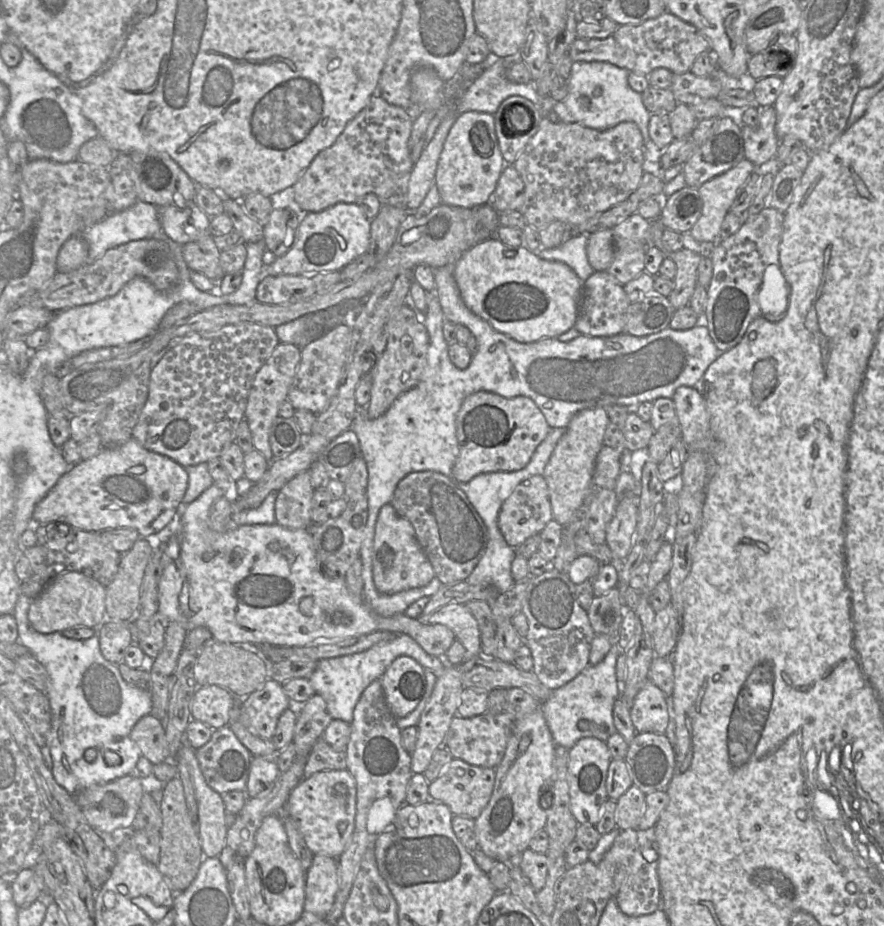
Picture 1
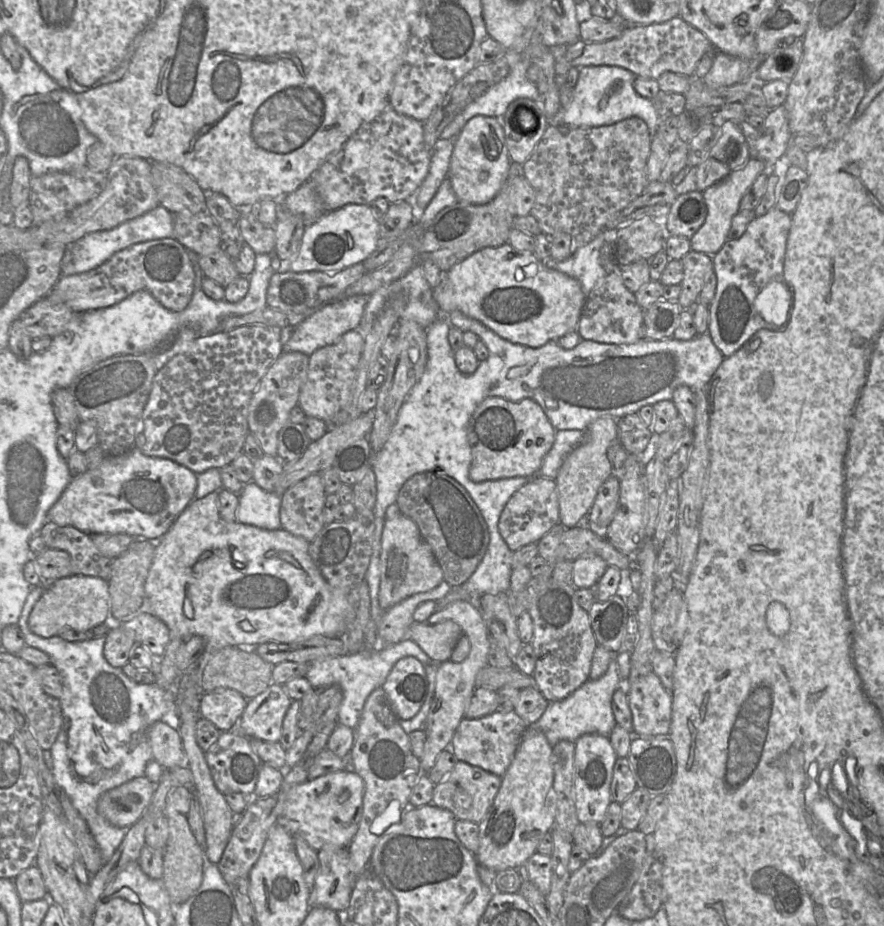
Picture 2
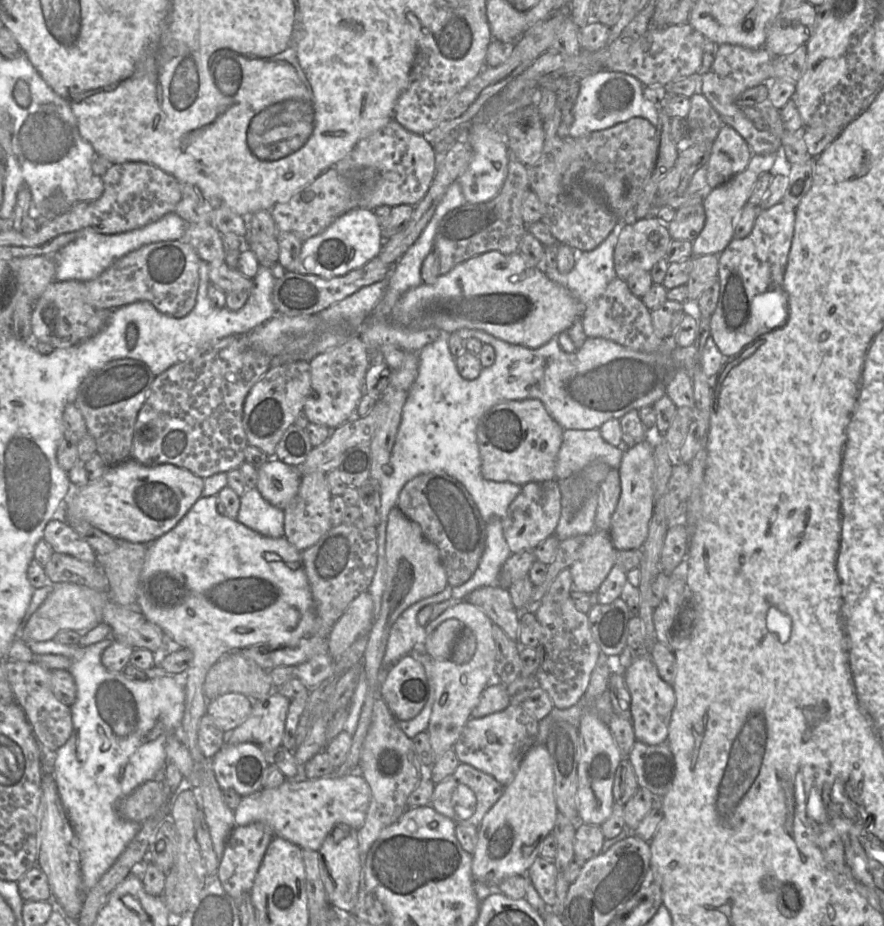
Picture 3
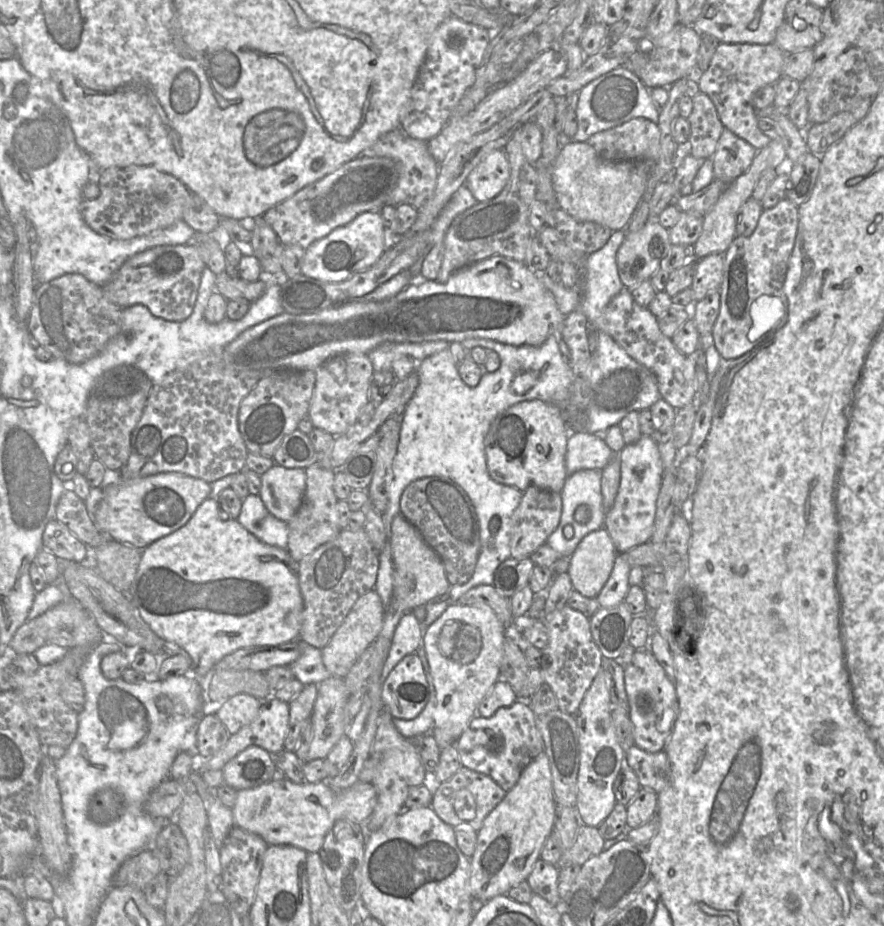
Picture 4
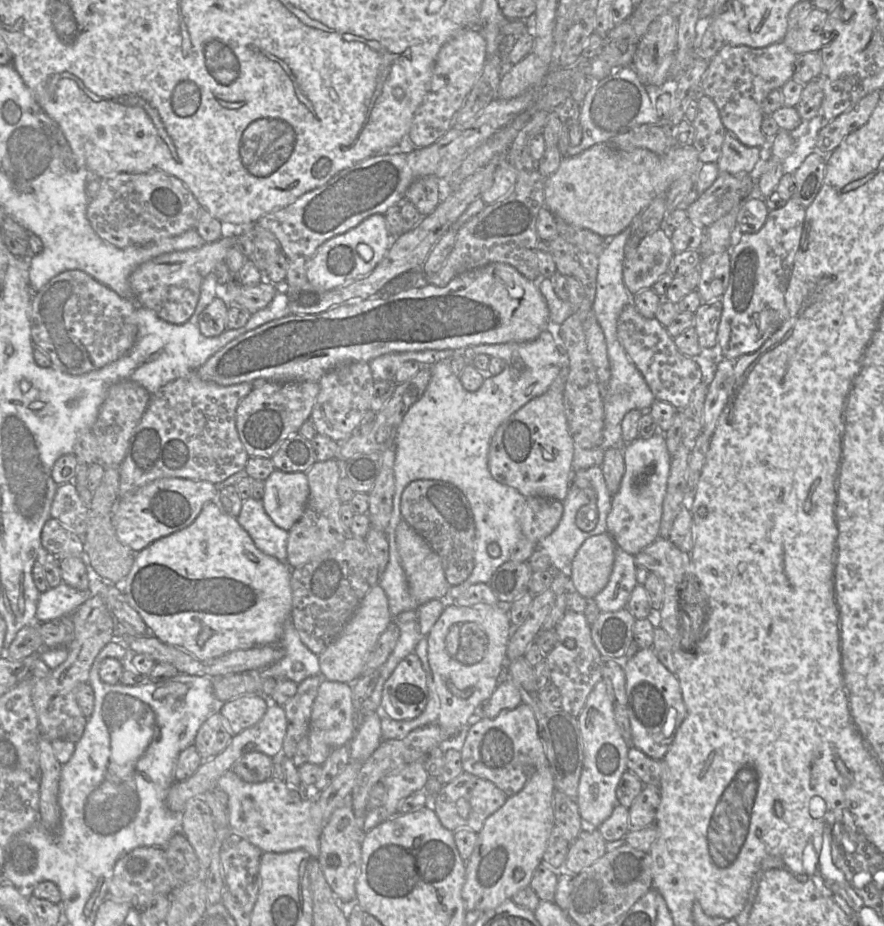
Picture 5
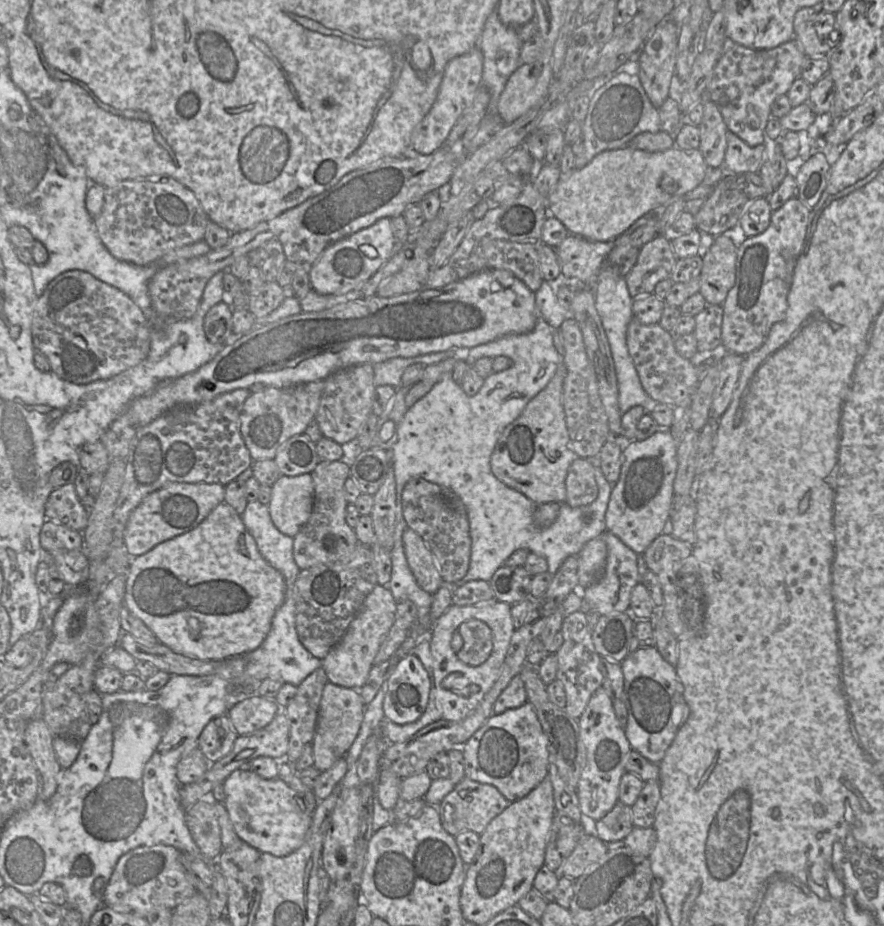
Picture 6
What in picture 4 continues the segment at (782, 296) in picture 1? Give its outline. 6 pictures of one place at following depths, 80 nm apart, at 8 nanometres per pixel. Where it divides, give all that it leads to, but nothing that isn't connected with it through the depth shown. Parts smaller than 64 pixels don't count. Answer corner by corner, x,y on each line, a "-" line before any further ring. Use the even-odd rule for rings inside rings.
762,295
753,302
750,314
753,324
748,338
753,342
761,342
772,333
771,329
783,321
785,303
779,297

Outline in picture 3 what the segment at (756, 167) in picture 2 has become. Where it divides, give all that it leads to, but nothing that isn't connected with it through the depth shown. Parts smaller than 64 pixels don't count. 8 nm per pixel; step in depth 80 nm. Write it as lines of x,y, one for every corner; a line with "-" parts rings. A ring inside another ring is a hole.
753,154
747,167
724,184
704,193
703,207
705,224
699,235
692,242
693,256
719,255
734,238
735,222
743,207
748,203
759,176
769,172
774,166
778,154

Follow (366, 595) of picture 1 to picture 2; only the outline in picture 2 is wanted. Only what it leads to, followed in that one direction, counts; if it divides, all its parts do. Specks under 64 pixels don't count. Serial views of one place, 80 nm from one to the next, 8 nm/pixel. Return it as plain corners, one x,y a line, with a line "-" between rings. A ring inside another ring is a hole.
377,518
377,522
375,525
375,531
373,535
373,548
372,548
372,556
371,556
371,568
370,572
367,571
366,582
368,584
369,596
370,596
370,614
372,620
376,623
378,630
378,638
379,638
379,646
387,646
399,643
400,641
407,638
408,628
414,621
413,613
419,604
425,601
438,601
444,598
449,591
451,590
451,586
442,581
437,587
433,588
427,592
421,592
414,594
400,603
394,605
388,610
381,610
379,605
379,588
380,588
380,552
381,552
381,537
383,531
383,520
381,518

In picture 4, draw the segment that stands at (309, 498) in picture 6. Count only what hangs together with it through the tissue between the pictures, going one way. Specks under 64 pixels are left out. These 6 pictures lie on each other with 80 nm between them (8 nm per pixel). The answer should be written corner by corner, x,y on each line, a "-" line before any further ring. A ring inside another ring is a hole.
275,463
261,475
259,495
273,516
288,522
302,504
305,489
303,468
285,468

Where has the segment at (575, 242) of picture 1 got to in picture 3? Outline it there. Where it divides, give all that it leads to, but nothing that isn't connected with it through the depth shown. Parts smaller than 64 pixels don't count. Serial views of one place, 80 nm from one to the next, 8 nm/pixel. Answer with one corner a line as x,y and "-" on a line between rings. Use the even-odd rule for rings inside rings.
617,228
594,250
578,252
575,265
567,274
543,264
538,267
550,280
567,288
585,307
600,297
609,283
616,278
613,255
618,235

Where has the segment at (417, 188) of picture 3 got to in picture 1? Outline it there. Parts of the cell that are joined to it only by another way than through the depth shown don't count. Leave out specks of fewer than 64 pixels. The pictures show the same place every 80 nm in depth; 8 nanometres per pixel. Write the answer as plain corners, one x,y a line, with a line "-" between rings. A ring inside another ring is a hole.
377,90
336,141
316,155
291,187
295,206
301,213
320,212
340,202
358,203
367,193
374,193
382,202
393,196
404,199
414,167
408,146
413,118
402,107
386,102

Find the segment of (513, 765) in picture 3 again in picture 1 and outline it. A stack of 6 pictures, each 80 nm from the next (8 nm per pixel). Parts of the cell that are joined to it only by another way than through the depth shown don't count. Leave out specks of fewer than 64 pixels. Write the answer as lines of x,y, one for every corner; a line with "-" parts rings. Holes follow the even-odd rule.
486,712
470,718
455,715
445,738
444,746
453,758
461,759
474,766
496,768
504,756
515,720
507,712
499,714

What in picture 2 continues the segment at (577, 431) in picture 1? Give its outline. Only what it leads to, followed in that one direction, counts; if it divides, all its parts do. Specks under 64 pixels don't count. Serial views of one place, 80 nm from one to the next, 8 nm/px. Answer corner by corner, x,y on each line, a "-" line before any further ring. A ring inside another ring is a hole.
602,417
592,422
585,431
584,442
567,455
555,478
560,523
565,528
587,527
587,515
598,489
613,474
607,450
619,438
618,421
611,417

